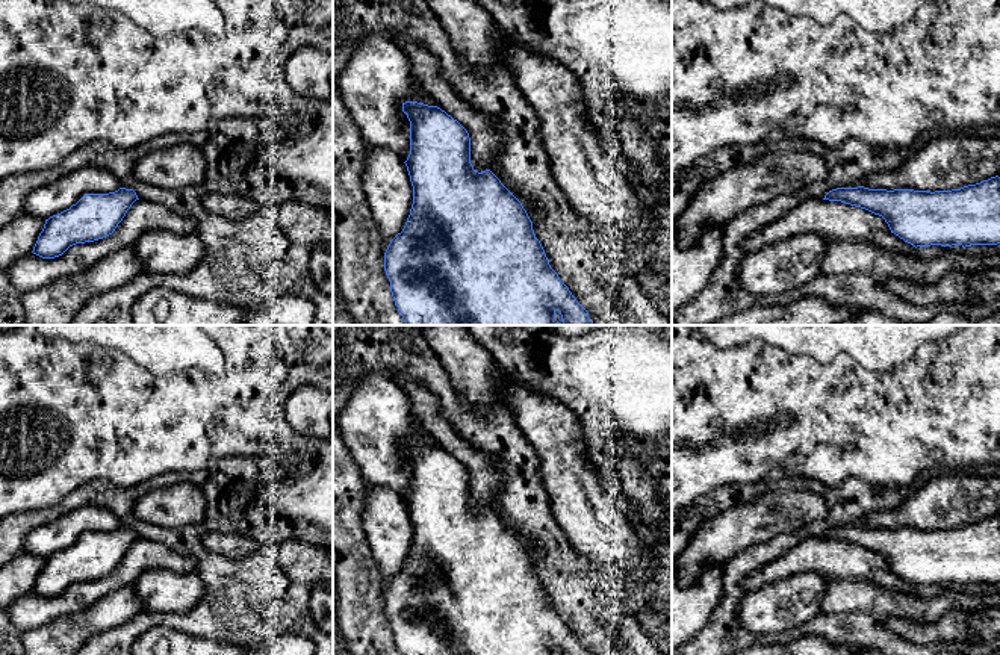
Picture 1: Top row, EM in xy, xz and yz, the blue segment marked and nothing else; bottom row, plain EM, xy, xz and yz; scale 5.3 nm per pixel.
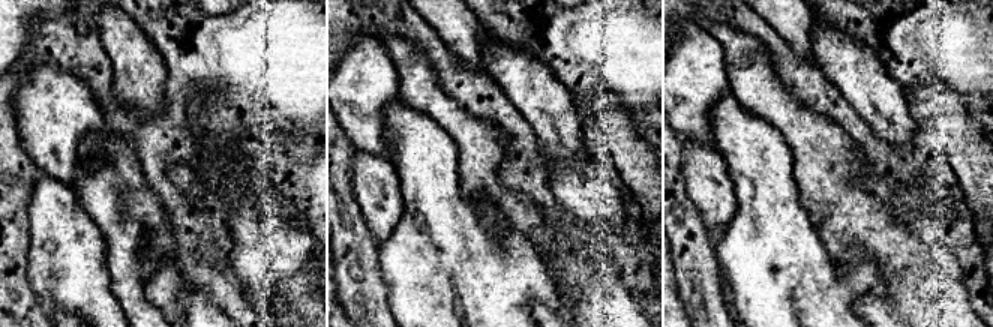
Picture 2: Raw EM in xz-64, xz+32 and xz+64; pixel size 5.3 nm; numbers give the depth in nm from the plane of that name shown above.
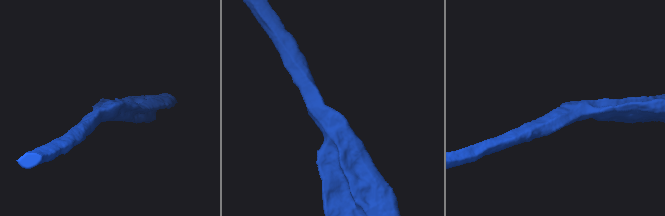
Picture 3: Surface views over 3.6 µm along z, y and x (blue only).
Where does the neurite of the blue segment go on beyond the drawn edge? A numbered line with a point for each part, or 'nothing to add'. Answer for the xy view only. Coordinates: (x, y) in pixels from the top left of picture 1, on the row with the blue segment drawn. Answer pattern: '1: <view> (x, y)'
nothing to add

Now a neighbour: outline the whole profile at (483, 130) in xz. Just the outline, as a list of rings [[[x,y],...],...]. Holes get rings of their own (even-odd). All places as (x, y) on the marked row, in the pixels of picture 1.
[[[405,33],[398,35],[395,42],[408,57],[413,77],[421,85],[422,92],[467,130],[470,138],[470,163],[474,169],[478,172],[490,169],[522,203],[528,216],[534,215],[539,206],[533,200],[523,198],[517,189],[513,189],[498,166],[496,154],[501,150],[501,144],[505,141],[501,136],[498,123],[487,113],[470,107],[455,92],[455,89],[442,77],[442,68],[436,56],[425,47],[419,45]]]

